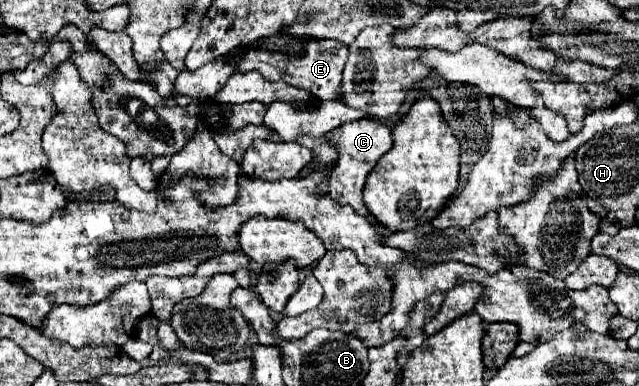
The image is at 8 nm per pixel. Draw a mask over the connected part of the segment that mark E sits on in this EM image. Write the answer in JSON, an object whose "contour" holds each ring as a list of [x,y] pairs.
{"contour":[[[311,39],[307,41],[305,55],[289,55],[283,51],[267,51],[267,49],[247,49],[247,53],[235,57],[235,65],[239,71],[257,69],[269,81],[285,81],[299,89],[313,93],[321,101],[341,99],[341,73],[347,61],[347,45],[331,41],[331,39]]]}

